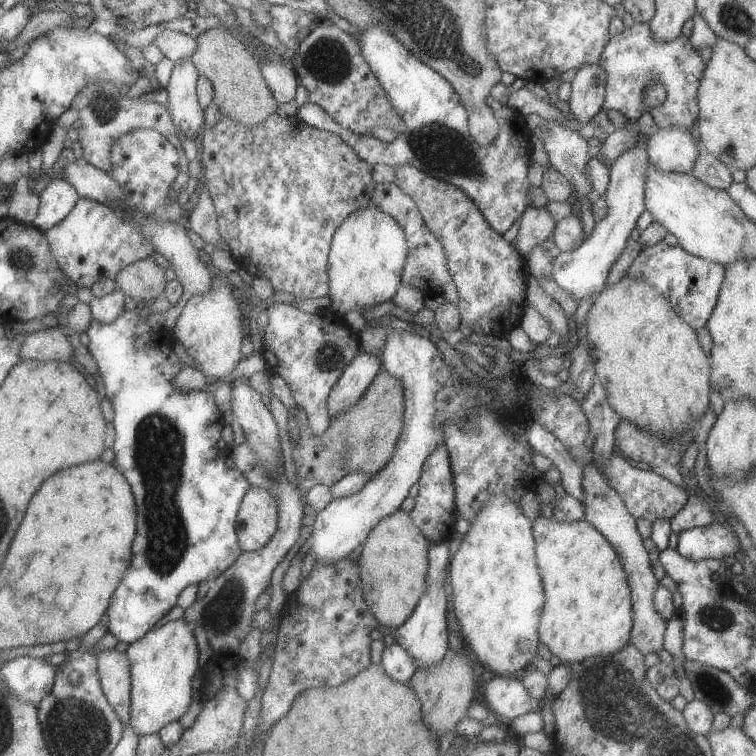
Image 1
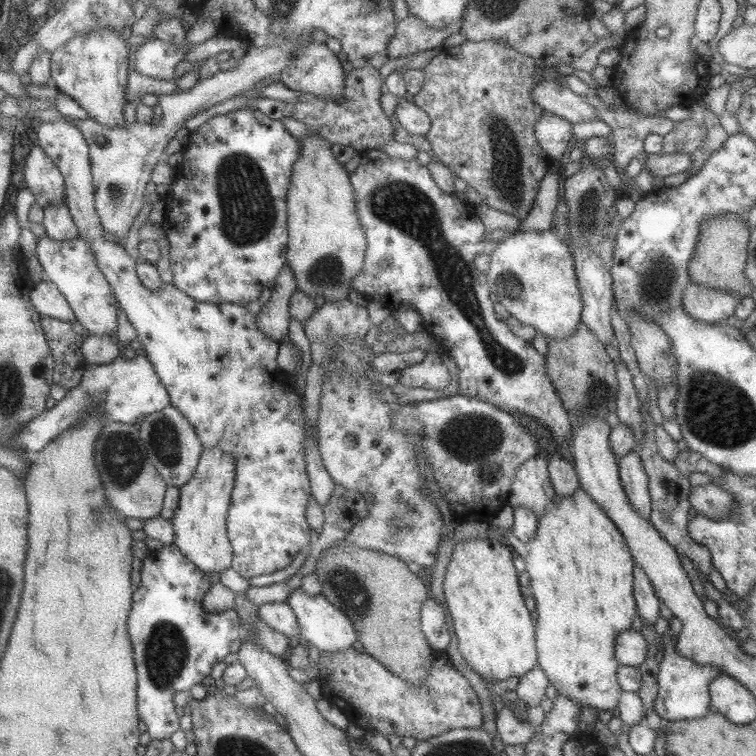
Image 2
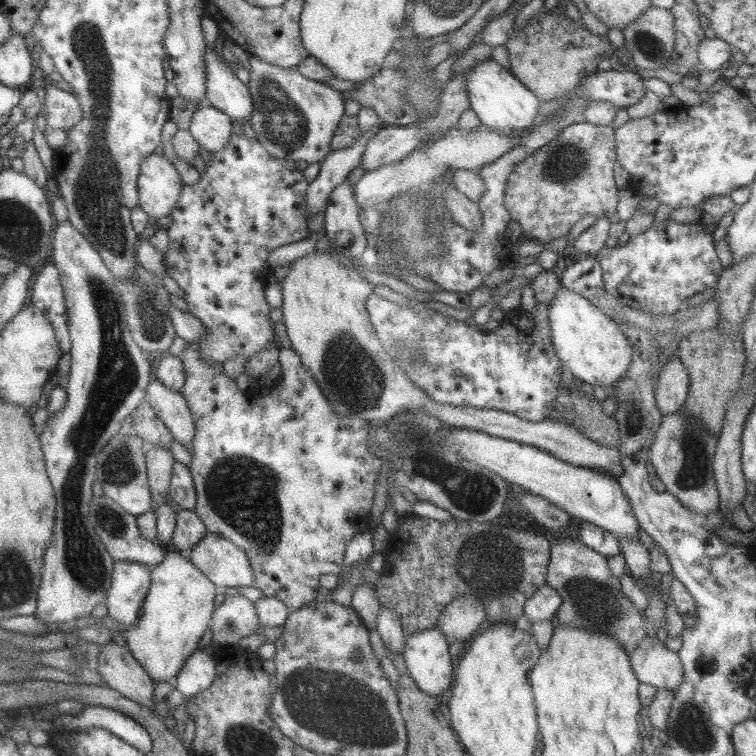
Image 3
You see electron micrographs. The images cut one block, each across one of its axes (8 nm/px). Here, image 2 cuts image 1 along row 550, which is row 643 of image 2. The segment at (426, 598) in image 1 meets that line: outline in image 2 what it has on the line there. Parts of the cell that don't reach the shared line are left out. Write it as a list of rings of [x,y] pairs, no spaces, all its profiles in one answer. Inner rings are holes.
[[[431,595],[421,605],[420,630],[433,653],[445,652],[451,638],[445,625],[443,608],[435,602]]]

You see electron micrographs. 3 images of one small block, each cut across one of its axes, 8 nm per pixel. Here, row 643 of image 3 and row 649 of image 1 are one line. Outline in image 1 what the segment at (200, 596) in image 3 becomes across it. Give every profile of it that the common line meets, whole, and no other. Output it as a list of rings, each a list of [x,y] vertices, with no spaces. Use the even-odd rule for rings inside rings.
[[[183,618],[173,620],[159,628],[151,628],[144,636],[141,636],[140,640],[135,640],[124,650],[130,671],[130,718],[128,724],[139,737],[157,733],[168,723],[179,721],[189,706],[191,680],[197,672],[199,654],[192,629],[191,624],[188,624]]]

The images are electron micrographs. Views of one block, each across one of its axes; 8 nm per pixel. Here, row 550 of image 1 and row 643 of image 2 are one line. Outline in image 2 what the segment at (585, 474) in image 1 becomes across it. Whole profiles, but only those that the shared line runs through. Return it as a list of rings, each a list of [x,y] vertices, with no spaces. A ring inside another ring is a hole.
[[[631,628],[617,633],[613,643],[613,656],[618,665],[639,667],[645,661],[645,639]]]

